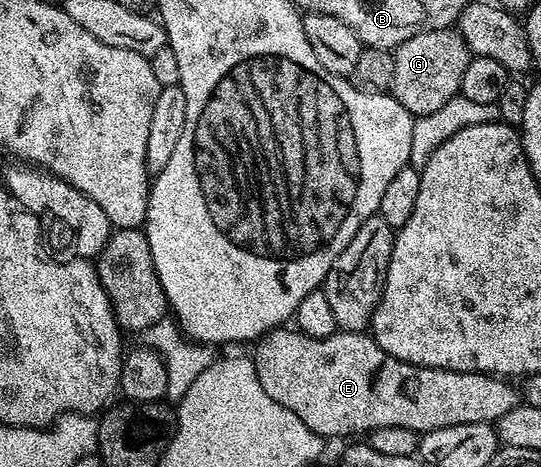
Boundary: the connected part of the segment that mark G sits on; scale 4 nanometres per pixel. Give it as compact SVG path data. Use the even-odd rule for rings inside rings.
M454 28L420 32L412 36L412 40L404 40L404 44L394 47L392 53L396 60L392 93L397 102L404 104L410 116L428 116L428 112L437 112L452 100L452 96L459 94L464 68L468 68L472 57L470 49Z

